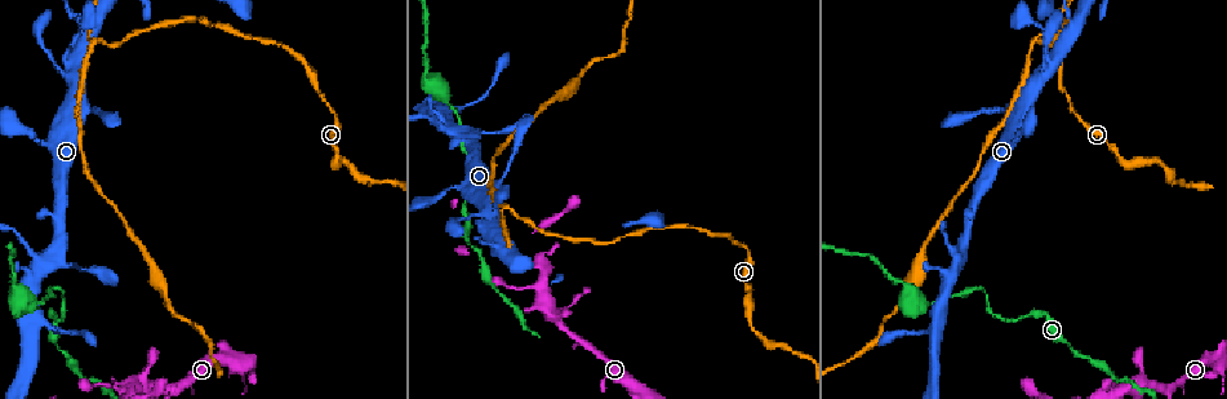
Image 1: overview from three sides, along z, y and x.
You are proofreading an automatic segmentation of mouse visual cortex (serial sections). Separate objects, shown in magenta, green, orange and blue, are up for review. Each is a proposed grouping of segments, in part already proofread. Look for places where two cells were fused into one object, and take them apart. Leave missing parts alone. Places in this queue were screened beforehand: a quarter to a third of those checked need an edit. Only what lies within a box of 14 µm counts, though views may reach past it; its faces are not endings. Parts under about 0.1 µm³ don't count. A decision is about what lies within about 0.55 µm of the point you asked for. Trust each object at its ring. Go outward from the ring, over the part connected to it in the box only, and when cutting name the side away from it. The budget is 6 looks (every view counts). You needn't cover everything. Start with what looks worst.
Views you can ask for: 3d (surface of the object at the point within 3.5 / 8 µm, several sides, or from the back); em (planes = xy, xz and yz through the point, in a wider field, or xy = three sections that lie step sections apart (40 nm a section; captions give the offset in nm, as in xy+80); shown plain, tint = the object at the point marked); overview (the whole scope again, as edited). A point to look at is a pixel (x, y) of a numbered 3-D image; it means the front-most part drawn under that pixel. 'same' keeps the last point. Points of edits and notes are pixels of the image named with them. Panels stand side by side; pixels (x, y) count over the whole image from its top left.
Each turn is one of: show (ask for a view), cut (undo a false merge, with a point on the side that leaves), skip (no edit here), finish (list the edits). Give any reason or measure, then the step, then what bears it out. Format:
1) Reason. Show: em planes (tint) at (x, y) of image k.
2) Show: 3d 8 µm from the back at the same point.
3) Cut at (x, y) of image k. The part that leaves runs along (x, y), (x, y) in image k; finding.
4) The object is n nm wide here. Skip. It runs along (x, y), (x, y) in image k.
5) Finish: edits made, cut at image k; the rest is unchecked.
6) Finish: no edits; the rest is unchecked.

Show: em xy step 1 (tint) at (509, 206) of image 1.

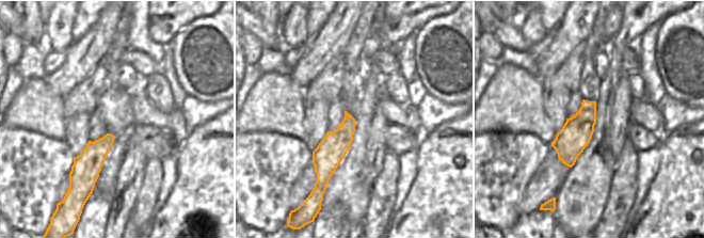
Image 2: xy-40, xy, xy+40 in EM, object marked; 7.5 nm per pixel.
Wider look. Show: 3d 3.5 µm at the same point.

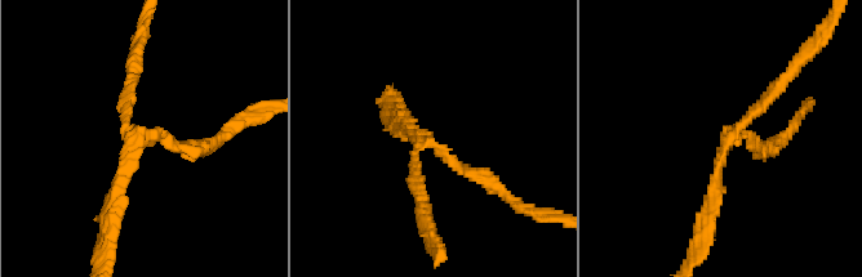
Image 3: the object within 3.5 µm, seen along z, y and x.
The object is 200 nm wide here. Skip. It runs along (505, 196), (401, 126) in image 3; continuous, no second cell.

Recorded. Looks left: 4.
Three arms meet. Show: 3d 3.5 µm at (1172, 388) of image 1.

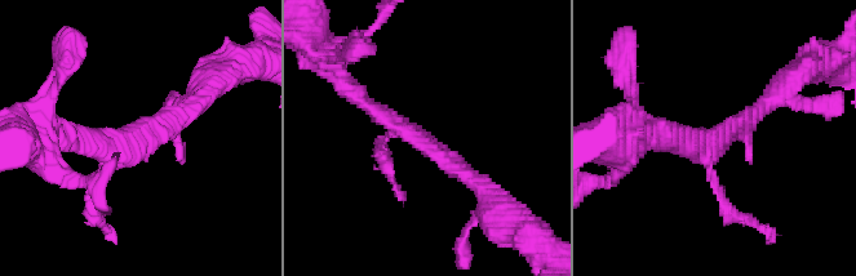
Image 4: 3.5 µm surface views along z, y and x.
3 arms meet here; the arms are 100, 200, 250 nm wide. Show: em xy step 3 (tint) at (130, 138) of image 4.

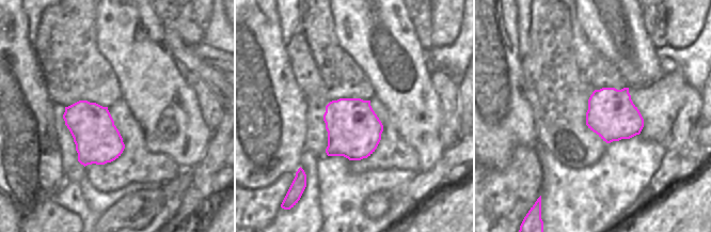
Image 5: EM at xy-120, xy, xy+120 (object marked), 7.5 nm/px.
Skip. It runs along (483, 190), (349, 90) in image 4; all the same cell.

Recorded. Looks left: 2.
Sharp bend. Show: 3d 3.5 µm at (983, 290) of image 1.

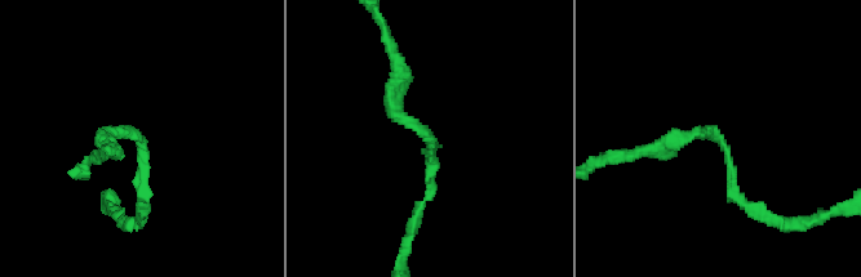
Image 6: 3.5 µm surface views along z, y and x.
The arms are 150, 200 nm wide; now the EM. Show: em planes (tint) at (724, 141) of image 6.

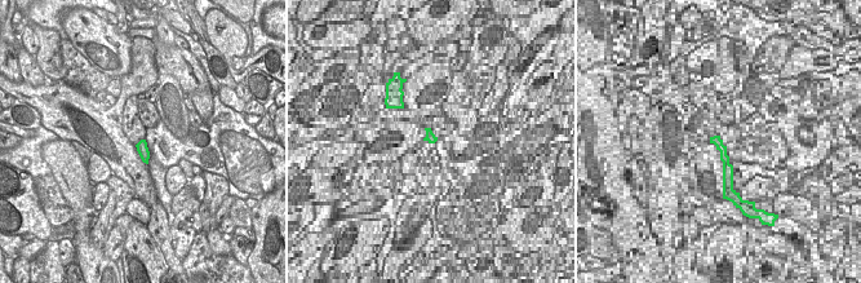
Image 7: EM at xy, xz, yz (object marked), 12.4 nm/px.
Skip. It runs along (759, 217), (732, 192), (715, 133), (662, 148) in image 6; one cell here.

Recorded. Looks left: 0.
Finish: no edits; the rest is unchecked.

